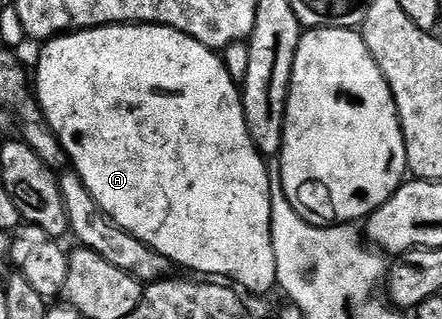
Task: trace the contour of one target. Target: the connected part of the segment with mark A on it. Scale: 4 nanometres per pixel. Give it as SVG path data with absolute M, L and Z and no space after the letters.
M146 21L104 23L54 35L42 44L39 68L33 71L33 91L39 100L39 107L45 113L47 124L53 129L70 166L78 173L83 184L95 198L95 202L116 226L123 228L132 238L140 239L151 250L170 259L172 264L179 266L180 263L181 266L188 267L191 270L188 272L198 273L203 277L222 277L224 280L234 281L244 292L252 291L255 295L267 295L271 290L274 292L278 284L277 257L271 240L273 175L272 172L271 175L267 172L268 160L259 151L249 125L246 124L243 92L240 84L230 75L224 63L224 56L218 50L204 45L202 38L194 39L191 35L194 34L175 25Z

